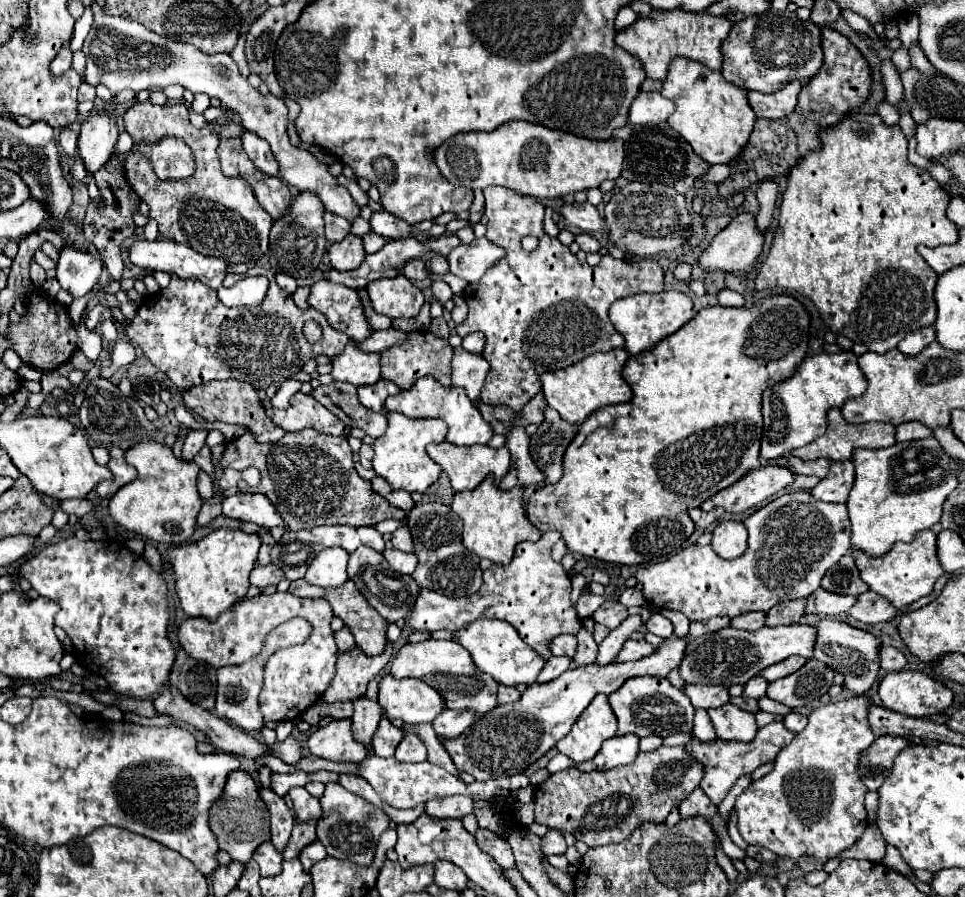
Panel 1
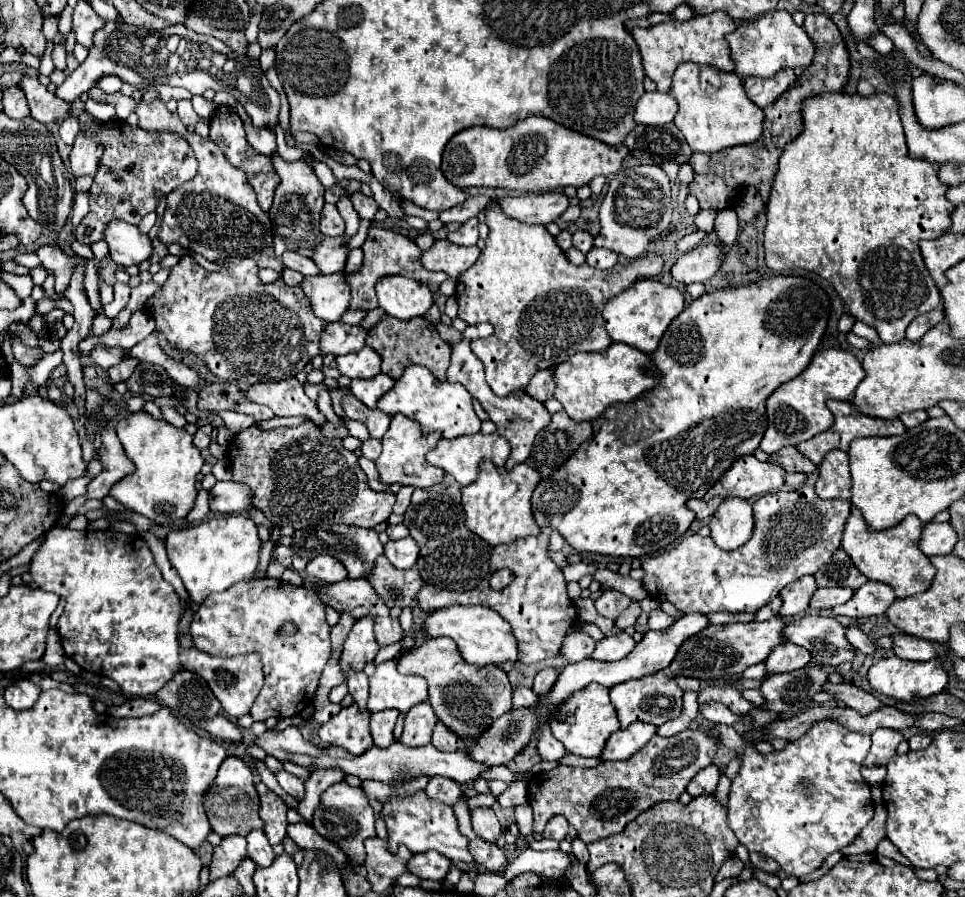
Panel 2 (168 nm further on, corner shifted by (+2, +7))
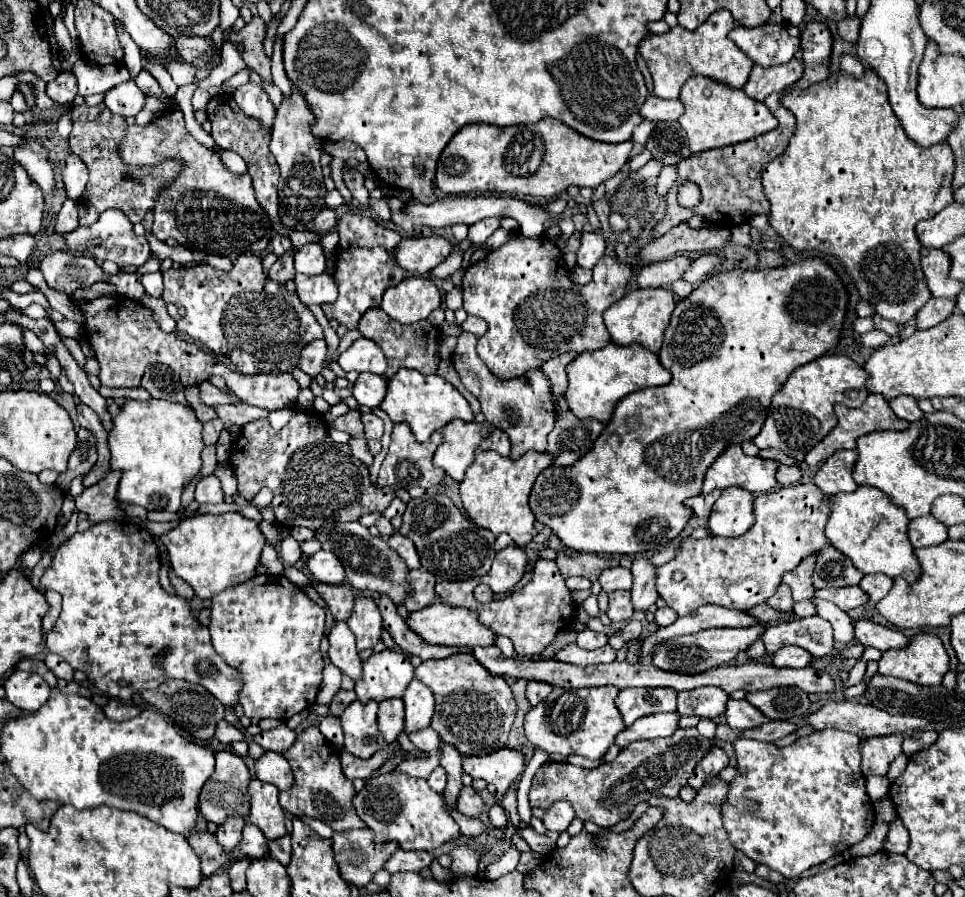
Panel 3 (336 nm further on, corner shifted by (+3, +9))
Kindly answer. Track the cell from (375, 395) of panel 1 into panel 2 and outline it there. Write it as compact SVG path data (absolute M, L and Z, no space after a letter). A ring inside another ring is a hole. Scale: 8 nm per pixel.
M377 374L367 380L351 380L351 392L359 402L363 402L369 408L375 408L377 400L385 392L389 392L393 384L395 384L395 380L389 378L387 374Z

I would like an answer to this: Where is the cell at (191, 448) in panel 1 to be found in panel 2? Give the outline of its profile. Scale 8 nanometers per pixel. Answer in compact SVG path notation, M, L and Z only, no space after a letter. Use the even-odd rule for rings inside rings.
M211 424L201 426L201 428L197 430L195 438L193 438L193 444L195 444L199 450L207 448L207 446L209 446L209 442L211 442L211 432L213 432L213 426L211 426Z

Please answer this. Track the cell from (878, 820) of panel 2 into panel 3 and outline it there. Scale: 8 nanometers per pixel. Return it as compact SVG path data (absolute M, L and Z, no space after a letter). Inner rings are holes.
M882 798L874 804L874 810L876 810L876 820L878 822L884 822L884 824L890 824L894 822L896 818L896 810L894 810L894 804L890 798Z

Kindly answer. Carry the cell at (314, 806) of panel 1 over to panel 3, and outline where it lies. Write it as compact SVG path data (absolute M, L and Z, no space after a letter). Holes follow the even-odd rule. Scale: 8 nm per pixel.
M266 752L262 758L256 760L256 778L274 784L278 790L294 786L294 776L288 760L276 752Z

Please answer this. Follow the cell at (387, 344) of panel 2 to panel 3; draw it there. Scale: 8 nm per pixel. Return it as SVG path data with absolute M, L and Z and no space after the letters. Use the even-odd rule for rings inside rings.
M372 308L360 318L358 330L364 338L376 340L376 344L382 348L382 352L388 360L388 368L384 372L386 378L392 378L396 374L396 370L402 368L402 366L414 368L422 374L436 374L438 372L438 364L442 362L440 352L438 352L440 330L434 324L430 324L428 320L420 320L420 322L414 322L414 324L402 326L402 324L396 324L392 318L388 318L382 308Z

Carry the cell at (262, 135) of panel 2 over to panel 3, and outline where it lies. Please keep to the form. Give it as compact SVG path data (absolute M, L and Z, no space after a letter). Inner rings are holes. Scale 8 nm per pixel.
M248 82L248 84L240 86L232 96L234 96L236 104L240 106L240 110L242 110L246 116L258 120L258 122L262 124L262 128L266 128L266 130L272 128L276 110L274 110L270 98L266 96L266 92L264 92L260 86Z

